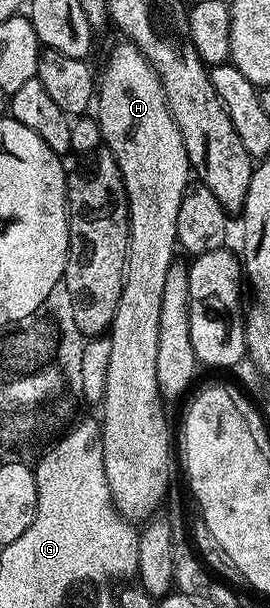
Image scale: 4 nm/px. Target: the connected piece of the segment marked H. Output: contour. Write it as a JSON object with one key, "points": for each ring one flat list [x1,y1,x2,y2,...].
{"points":[[120,43,97,83,99,128,106,150,111,151,119,163,127,190,127,213,131,220,131,237,127,241,127,270,123,277,121,297,117,301,117,313,109,328,112,348,101,402,101,426,105,477,109,481,111,500,124,519,136,521,135,519,150,520,150,515,162,505,163,498,171,487,173,427,171,431,167,424,167,415,163,412,165,400,159,393,157,383,157,333,161,325,161,297,165,290,165,273,169,271,169,265,173,261,171,253,177,249,178,209,181,206,182,191,193,179,193,168,187,156,185,141,181,137,181,129,171,116,157,73,132,43]]}

